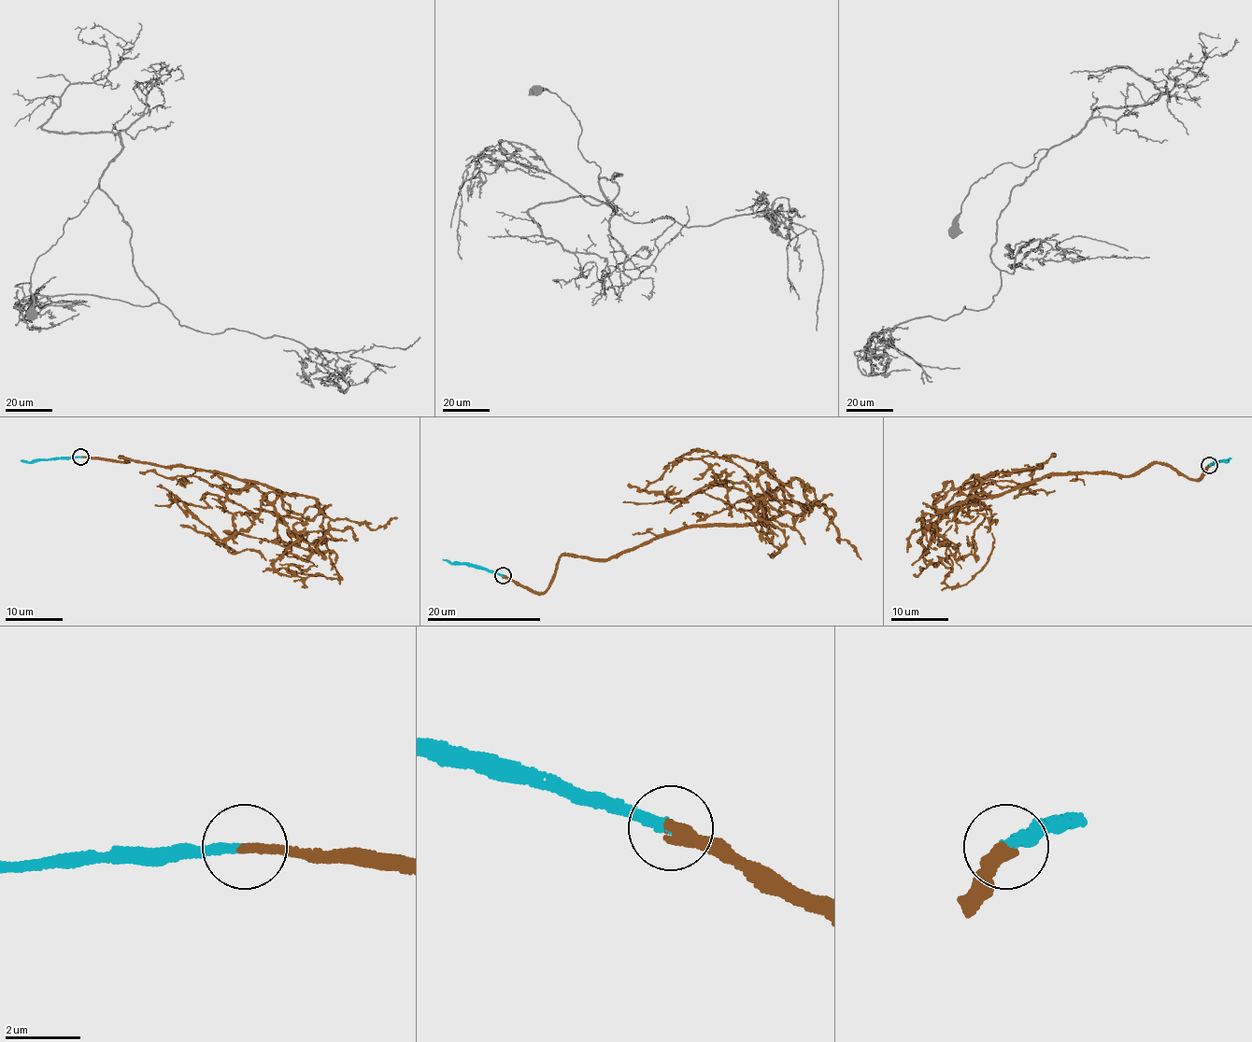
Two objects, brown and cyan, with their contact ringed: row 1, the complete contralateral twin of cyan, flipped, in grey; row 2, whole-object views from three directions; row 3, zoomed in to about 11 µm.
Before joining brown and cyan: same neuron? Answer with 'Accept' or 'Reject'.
Accept

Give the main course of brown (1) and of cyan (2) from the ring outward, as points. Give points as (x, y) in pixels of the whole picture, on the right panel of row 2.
1: (1208, 466), (1196, 480), (1157, 463), (1047, 476), (918, 517), (948, 586), (988, 562), (991, 533)
2: (1208, 466), (1230, 457)

